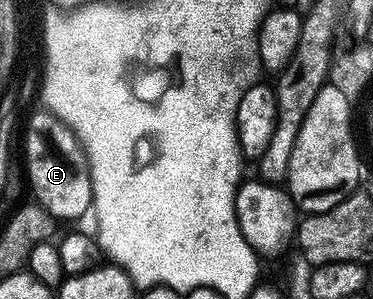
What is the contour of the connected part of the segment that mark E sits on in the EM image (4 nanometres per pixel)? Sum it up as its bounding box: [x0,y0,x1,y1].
[24,110,92,222]

